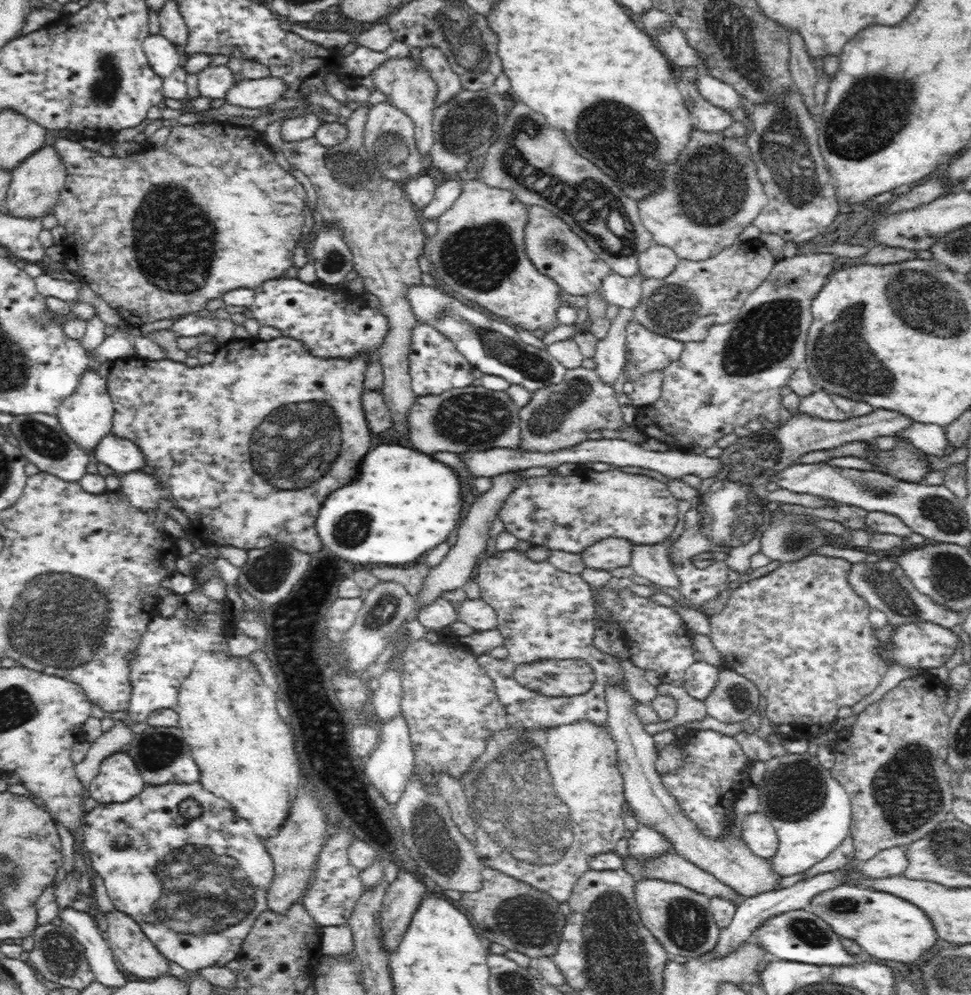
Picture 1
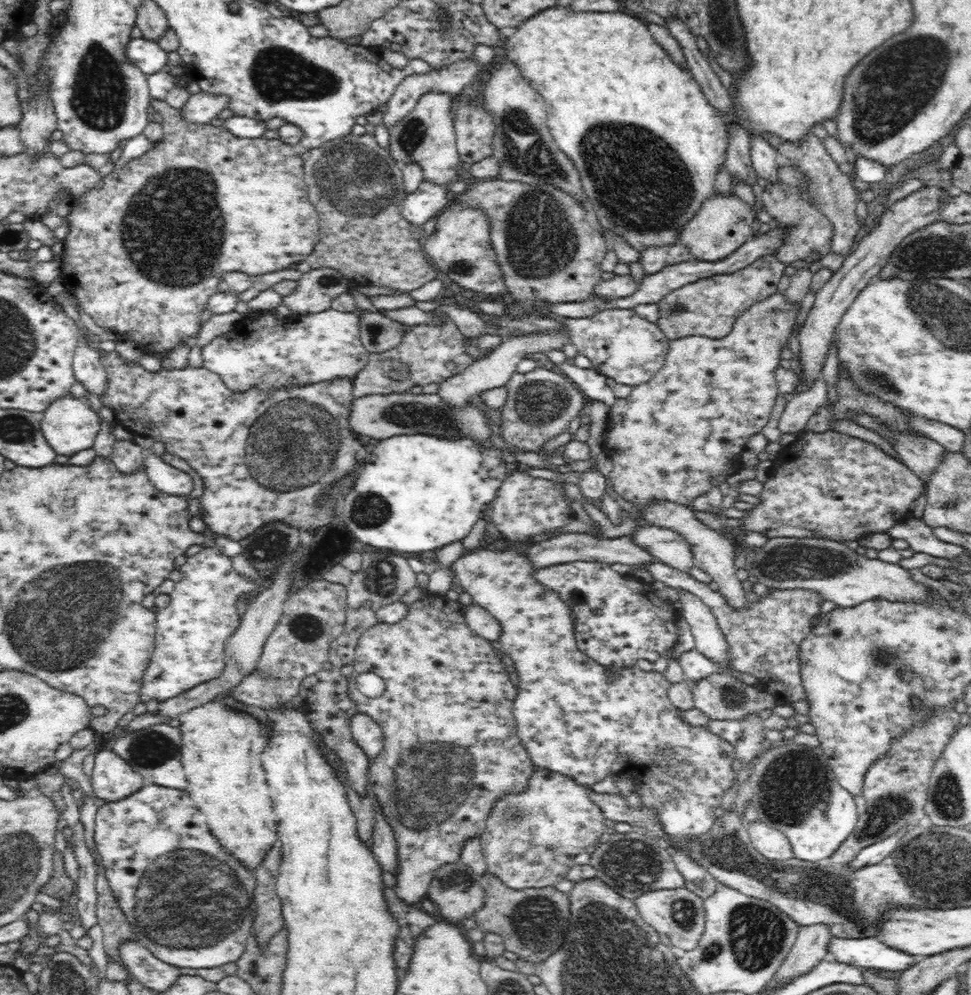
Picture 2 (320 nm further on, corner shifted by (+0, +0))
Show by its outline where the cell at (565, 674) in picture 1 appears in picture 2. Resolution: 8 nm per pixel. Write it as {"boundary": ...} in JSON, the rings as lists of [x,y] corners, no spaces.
{"boundary":[[[584,561],[540,568],[534,579],[558,593],[564,605],[574,612],[577,647],[599,665],[620,669],[635,665],[640,658],[656,662],[676,644],[675,622],[680,613],[656,594],[652,584],[614,572],[606,563]]]}

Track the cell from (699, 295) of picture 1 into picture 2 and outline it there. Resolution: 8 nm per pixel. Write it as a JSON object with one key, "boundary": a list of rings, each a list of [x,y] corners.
{"boundary":[[[764,255],[754,262],[732,273],[717,274],[703,278],[663,296],[658,302],[660,319],[656,324],[671,341],[688,336],[707,336],[712,340],[730,334],[734,322],[756,302],[766,300],[774,294],[778,282],[784,275],[786,264],[775,255]]]}

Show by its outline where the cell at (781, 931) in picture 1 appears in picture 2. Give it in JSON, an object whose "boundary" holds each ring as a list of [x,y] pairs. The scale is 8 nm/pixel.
{"boundary":[[[832,936],[828,957],[860,968],[901,972],[914,966],[920,959],[882,943],[877,936],[861,939],[843,939]]]}

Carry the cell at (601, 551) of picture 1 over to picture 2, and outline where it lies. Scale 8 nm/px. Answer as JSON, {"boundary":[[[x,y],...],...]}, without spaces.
{"boundary":[[[656,525],[637,526],[630,537],[642,550],[672,569],[687,572],[694,567],[690,543],[674,530]]]}

